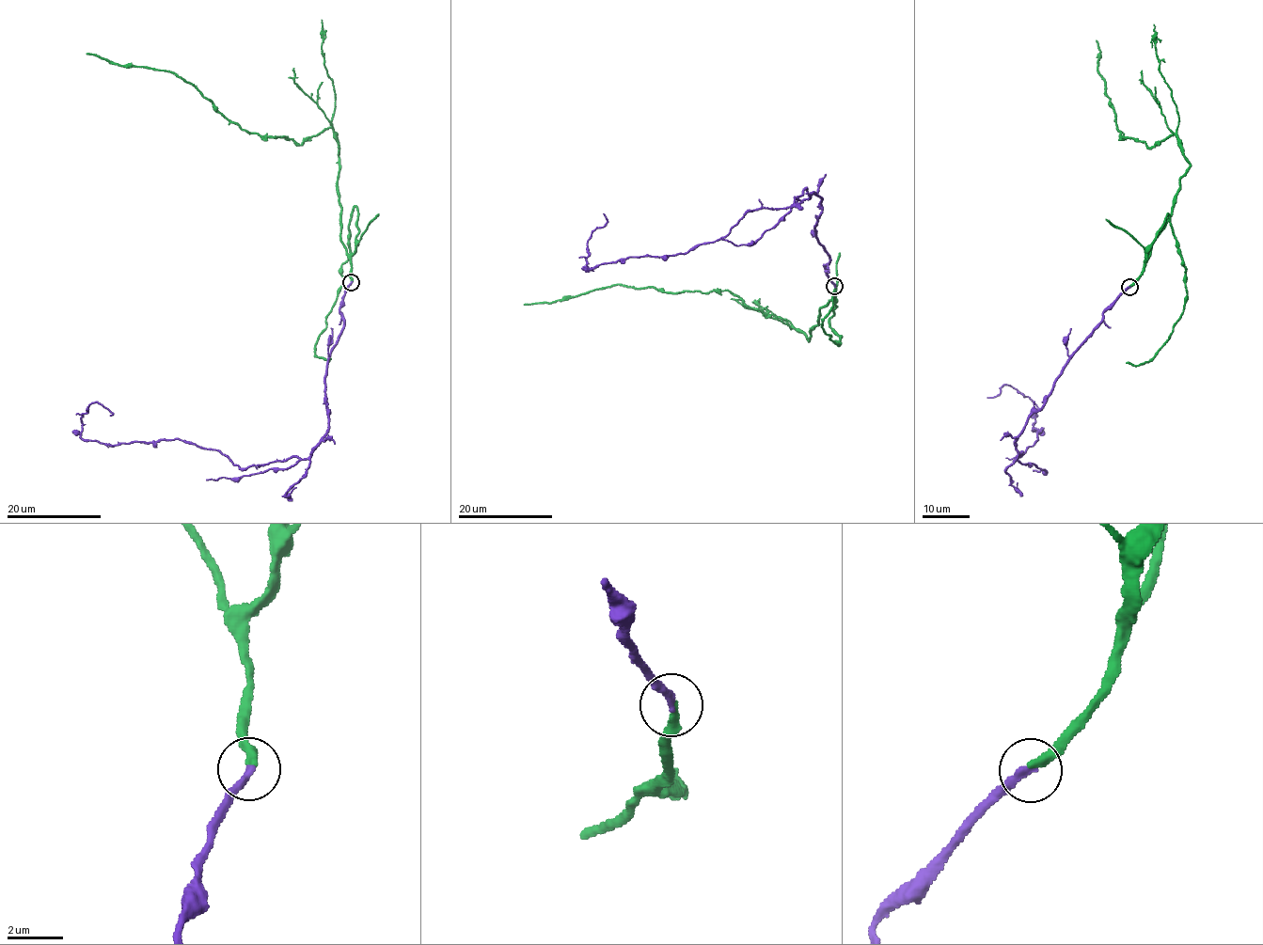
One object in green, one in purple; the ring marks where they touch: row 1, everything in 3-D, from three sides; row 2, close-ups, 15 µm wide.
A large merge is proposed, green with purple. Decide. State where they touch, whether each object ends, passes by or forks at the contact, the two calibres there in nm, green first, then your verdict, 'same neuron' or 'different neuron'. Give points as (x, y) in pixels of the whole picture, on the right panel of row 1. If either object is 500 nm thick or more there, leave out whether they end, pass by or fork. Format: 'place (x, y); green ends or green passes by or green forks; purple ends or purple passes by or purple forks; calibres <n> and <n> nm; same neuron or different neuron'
place (1129, 287); green ends; purple ends; calibres 320 and 280 nm; same neuron

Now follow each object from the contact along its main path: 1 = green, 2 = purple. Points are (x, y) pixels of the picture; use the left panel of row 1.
1: (352, 281), (331, 128), (300, 145), (260, 136), (166, 70), (86, 54)
2: (352, 281), (324, 379), (326, 434), (307, 458), (243, 467), (179, 439), (82, 438), (88, 405), (110, 415)

